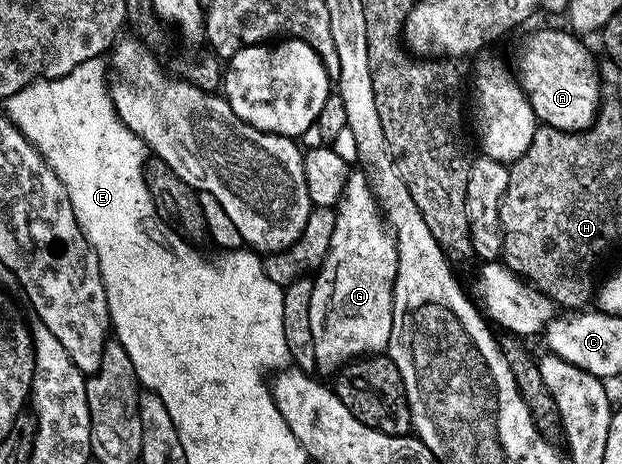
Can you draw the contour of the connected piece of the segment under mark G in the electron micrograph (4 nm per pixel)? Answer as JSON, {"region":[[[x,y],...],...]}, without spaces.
{"region":[[[349,174],[344,182],[344,194],[335,208],[333,236],[324,262],[314,275],[310,293],[310,333],[314,337],[314,357],[319,370],[336,373],[344,367],[365,356],[383,352],[390,341],[392,328],[392,298],[394,281],[398,273],[398,249],[396,237],[392,234],[376,202],[376,194],[368,184],[367,174]]]}

